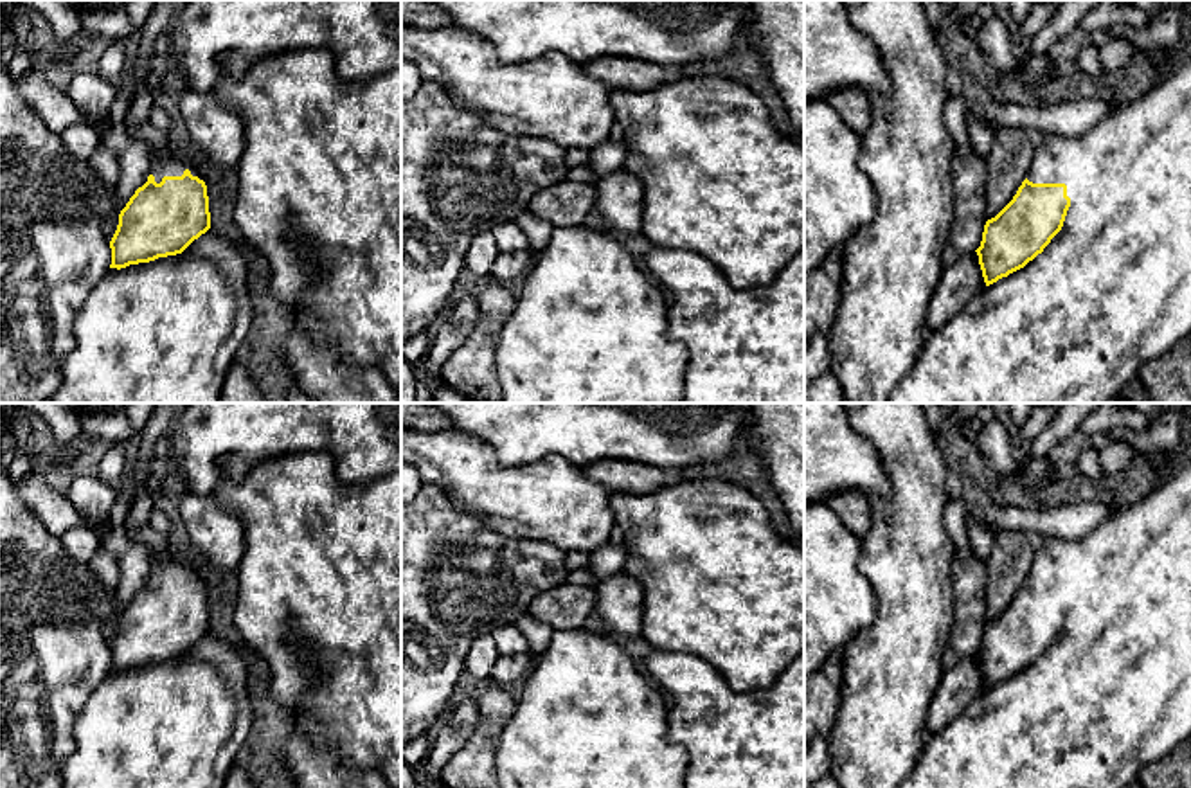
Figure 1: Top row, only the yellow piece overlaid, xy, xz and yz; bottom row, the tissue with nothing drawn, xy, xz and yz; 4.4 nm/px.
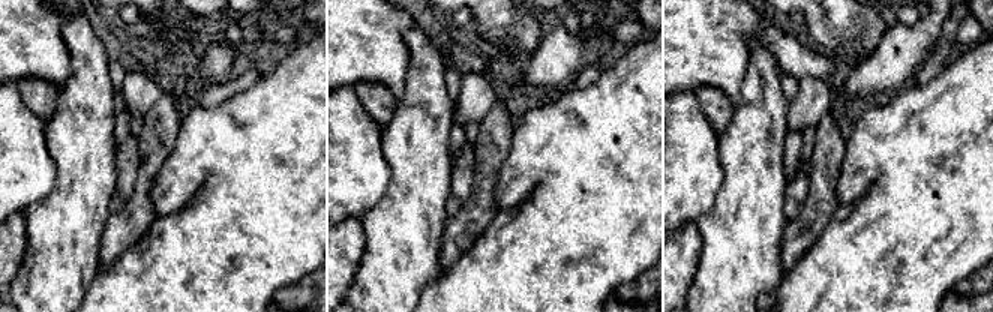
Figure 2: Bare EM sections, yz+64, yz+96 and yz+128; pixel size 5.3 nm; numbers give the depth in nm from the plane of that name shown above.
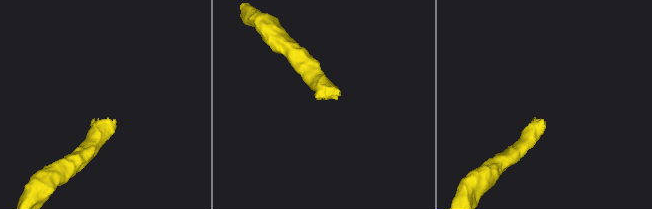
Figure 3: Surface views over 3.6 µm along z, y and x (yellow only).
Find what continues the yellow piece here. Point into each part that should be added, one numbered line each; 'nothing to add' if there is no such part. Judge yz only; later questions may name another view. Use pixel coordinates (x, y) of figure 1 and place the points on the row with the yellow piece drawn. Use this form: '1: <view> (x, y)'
1: yz (1112, 290)

